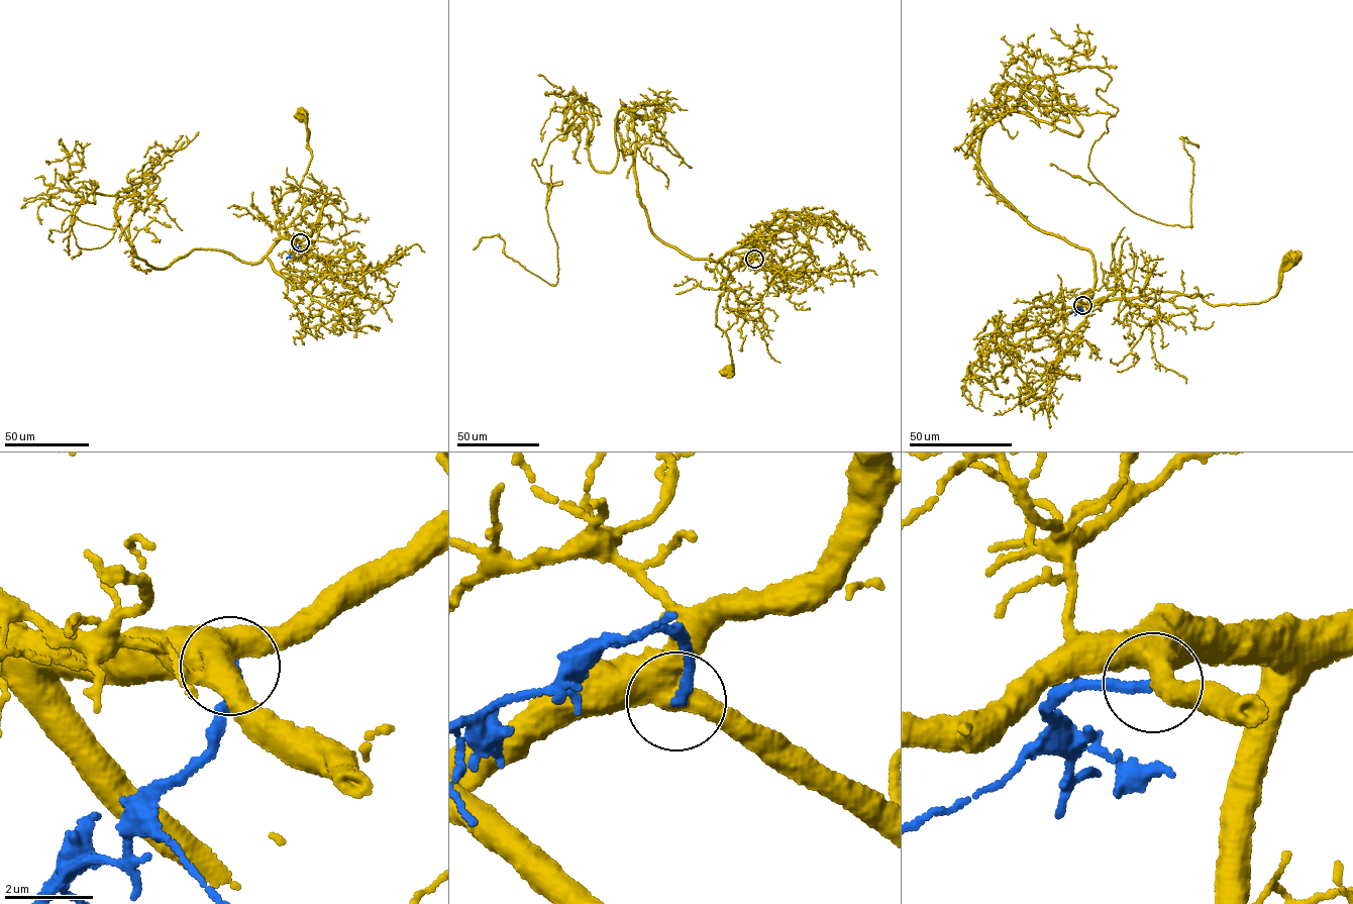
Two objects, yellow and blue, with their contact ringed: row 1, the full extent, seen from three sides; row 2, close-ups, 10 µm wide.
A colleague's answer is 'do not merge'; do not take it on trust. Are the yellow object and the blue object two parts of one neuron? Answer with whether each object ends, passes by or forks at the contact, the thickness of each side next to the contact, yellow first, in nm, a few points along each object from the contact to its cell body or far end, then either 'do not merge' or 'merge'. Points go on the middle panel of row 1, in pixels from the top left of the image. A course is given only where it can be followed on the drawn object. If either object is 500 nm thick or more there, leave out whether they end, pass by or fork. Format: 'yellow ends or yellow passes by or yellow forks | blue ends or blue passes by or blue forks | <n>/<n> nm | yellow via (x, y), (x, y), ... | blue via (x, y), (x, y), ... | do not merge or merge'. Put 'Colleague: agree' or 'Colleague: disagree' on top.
Colleague: agree
600/240 nm | yellow via (754, 259), (730, 273), (716, 311), (716, 325), (729, 342), (732, 376), (732, 370), (728, 371) | blue via (754, 259), (739, 258) | do not merge

